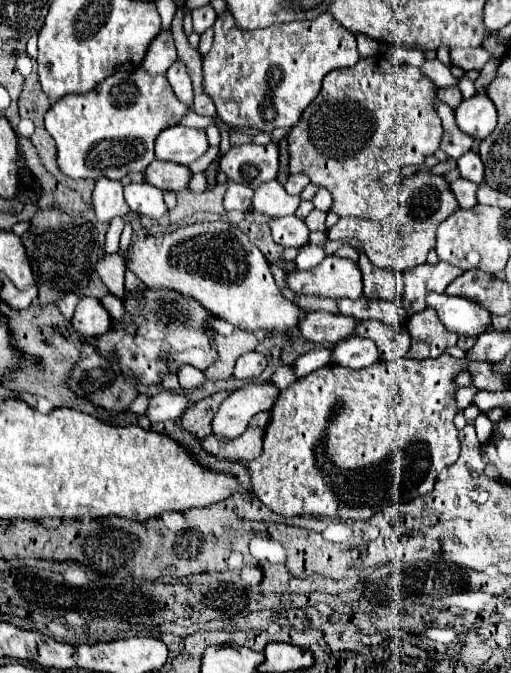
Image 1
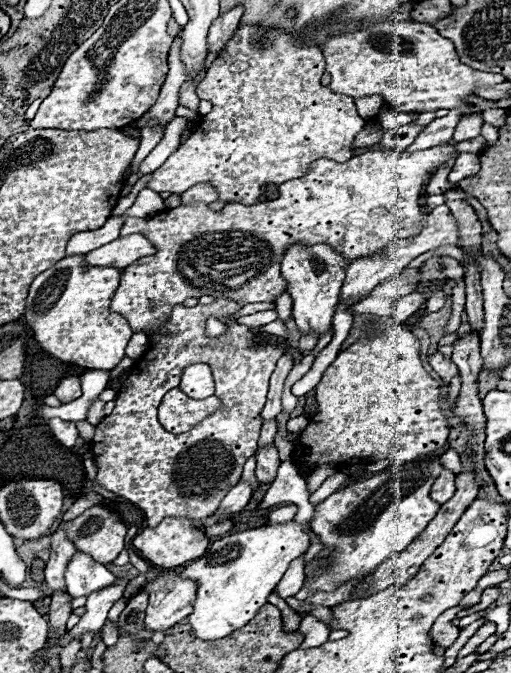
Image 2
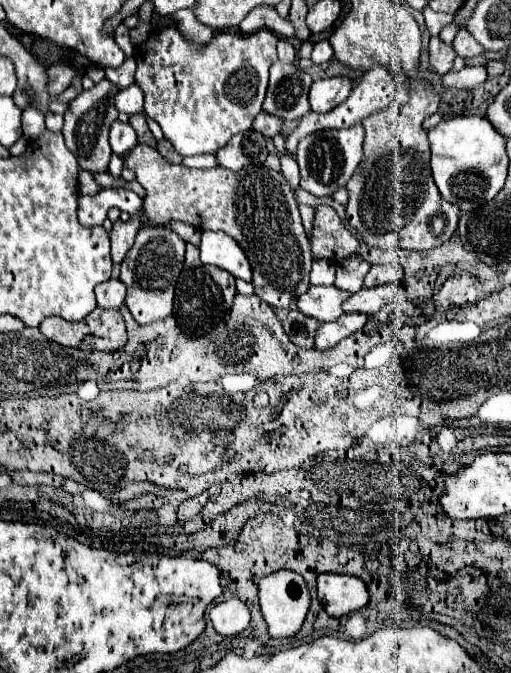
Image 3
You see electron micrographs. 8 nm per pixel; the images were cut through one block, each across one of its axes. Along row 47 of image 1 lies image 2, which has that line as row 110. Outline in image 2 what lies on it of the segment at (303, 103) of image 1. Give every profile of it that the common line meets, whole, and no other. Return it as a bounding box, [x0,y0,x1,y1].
[148,26,364,204]

